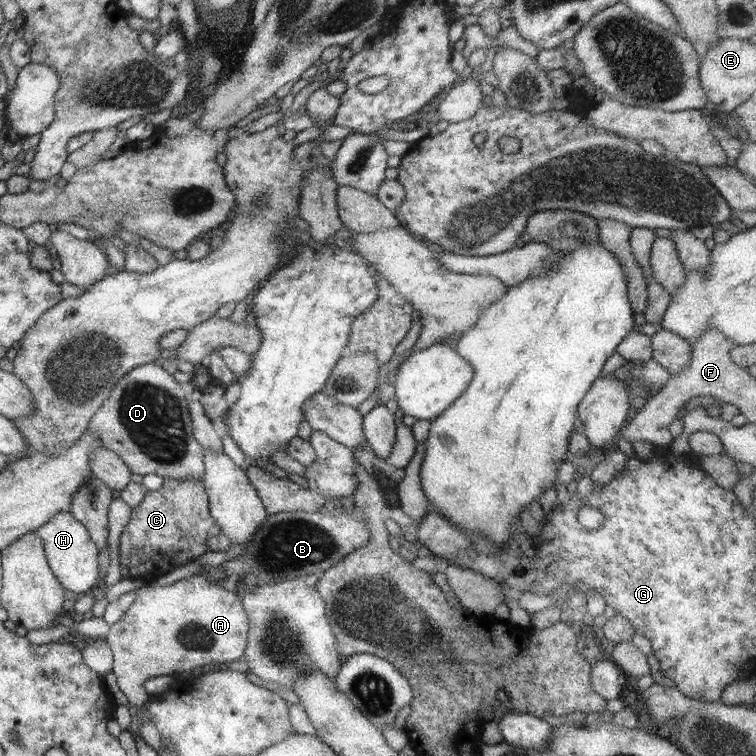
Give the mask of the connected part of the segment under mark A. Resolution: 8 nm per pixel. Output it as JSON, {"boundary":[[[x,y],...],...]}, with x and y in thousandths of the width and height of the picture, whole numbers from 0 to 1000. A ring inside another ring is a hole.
{"boundary":[[[259,759],[221,775],[202,775],[202,771],[197,771],[181,779],[171,804],[165,804],[163,815],[142,832],[139,847],[144,851],[149,869],[147,889],[153,896],[153,905],[168,923],[171,934],[183,935],[193,933],[188,902],[197,896],[233,893],[275,877],[313,873],[323,864],[327,835],[327,813],[313,784],[300,782]]]}

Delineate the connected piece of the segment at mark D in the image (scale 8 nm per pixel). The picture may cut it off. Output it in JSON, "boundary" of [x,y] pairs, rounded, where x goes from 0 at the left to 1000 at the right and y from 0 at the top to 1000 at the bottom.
{"boundary":[[[208,480],[187,481],[175,487],[147,513],[144,524],[134,532],[123,552],[118,556],[115,571],[130,579],[135,593],[147,595],[157,603],[165,618],[175,627],[208,628],[218,634],[239,635],[257,634],[267,639],[269,597],[254,574],[254,560],[245,526],[249,513],[237,509],[229,497]]]}

